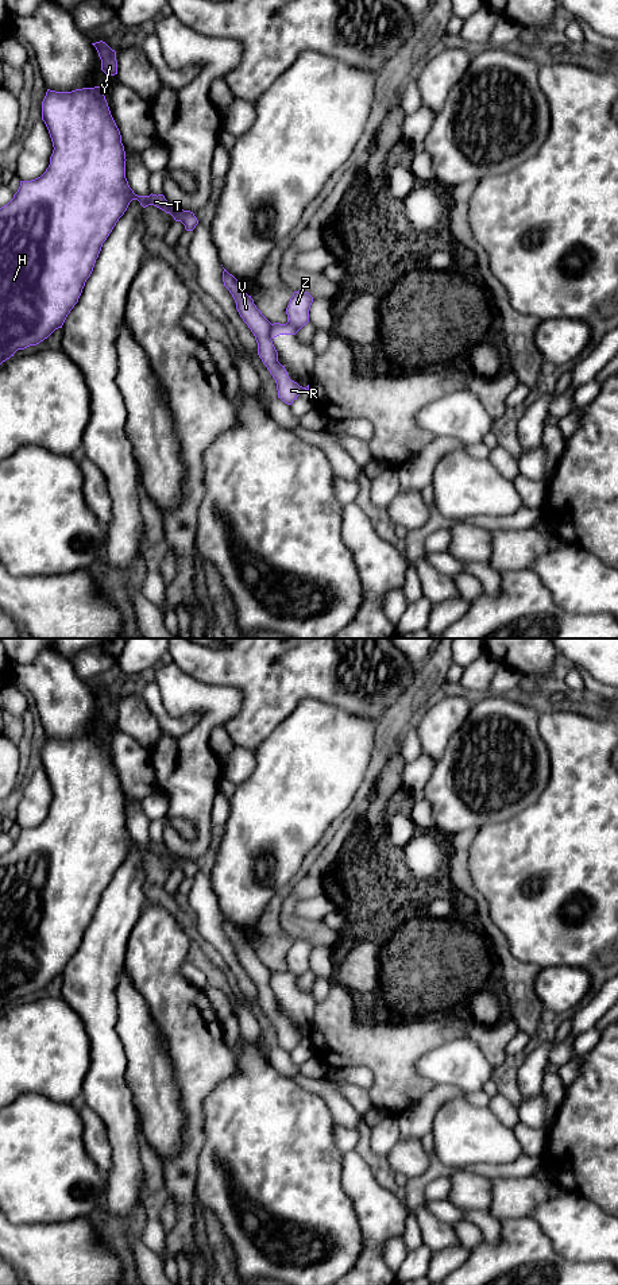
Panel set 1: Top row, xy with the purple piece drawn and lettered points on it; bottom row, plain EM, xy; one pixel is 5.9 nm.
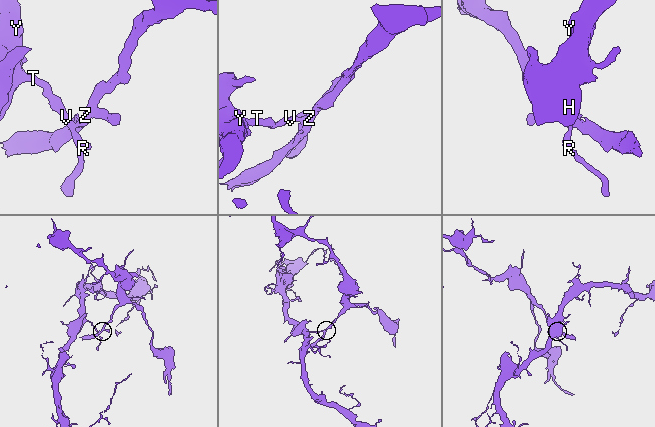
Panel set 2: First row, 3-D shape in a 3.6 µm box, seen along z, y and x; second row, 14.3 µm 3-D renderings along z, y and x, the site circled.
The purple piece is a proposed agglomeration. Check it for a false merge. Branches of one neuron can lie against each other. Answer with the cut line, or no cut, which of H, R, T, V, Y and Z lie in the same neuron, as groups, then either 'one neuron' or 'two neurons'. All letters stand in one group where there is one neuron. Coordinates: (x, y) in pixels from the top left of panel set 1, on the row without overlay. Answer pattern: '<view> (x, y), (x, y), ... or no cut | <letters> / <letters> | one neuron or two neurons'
xy (271, 972), (270, 987) | H R T V Y / Z | two neurons

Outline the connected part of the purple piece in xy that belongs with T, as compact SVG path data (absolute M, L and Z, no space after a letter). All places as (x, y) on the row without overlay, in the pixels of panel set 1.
M101 734L72 740L47 737L42 749L42 768L54 795L50 813L40 825L20 829L13 846L0 856L0 1012L18 997L36 993L62 976L93 919L103 891L132 848L138 848L143 856L154 853L170 861L186 879L193 879L198 872L193 860L170 853L163 842L138 844L130 836L121 783Z

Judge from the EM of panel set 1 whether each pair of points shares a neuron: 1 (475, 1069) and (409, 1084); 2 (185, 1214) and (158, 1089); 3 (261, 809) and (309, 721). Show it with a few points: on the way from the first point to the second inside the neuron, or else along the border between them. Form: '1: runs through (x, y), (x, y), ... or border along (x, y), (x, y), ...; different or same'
1: border along (429, 1049), (418, 1060), (416, 1071), (433, 1084); different
2: border along (181, 1123), (181, 1146), (161, 1161); different
3: runs through (281, 787), (282, 778), (309, 751), (309, 743); same

